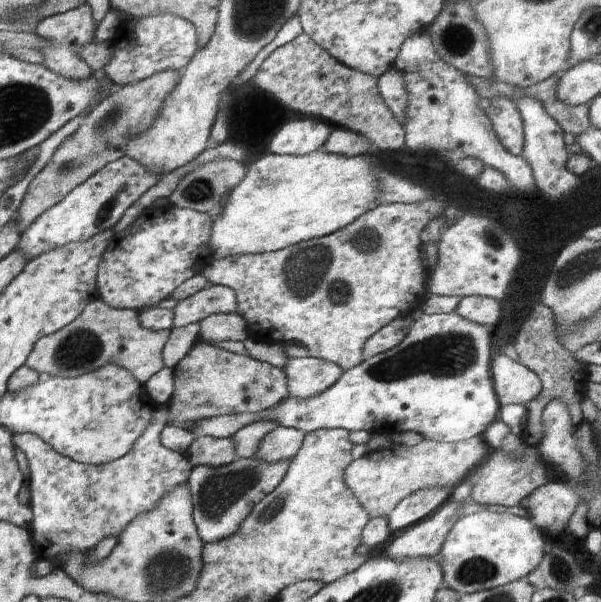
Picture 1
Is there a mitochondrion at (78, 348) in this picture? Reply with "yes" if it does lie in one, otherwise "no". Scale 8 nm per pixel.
yes

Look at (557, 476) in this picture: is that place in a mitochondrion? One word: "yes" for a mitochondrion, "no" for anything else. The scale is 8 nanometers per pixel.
no

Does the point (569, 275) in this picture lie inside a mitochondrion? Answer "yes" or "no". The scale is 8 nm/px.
yes

